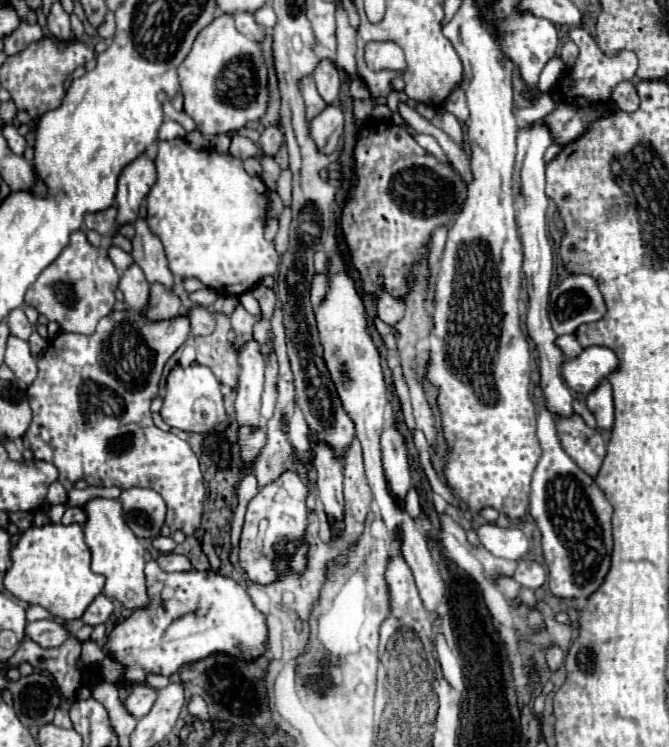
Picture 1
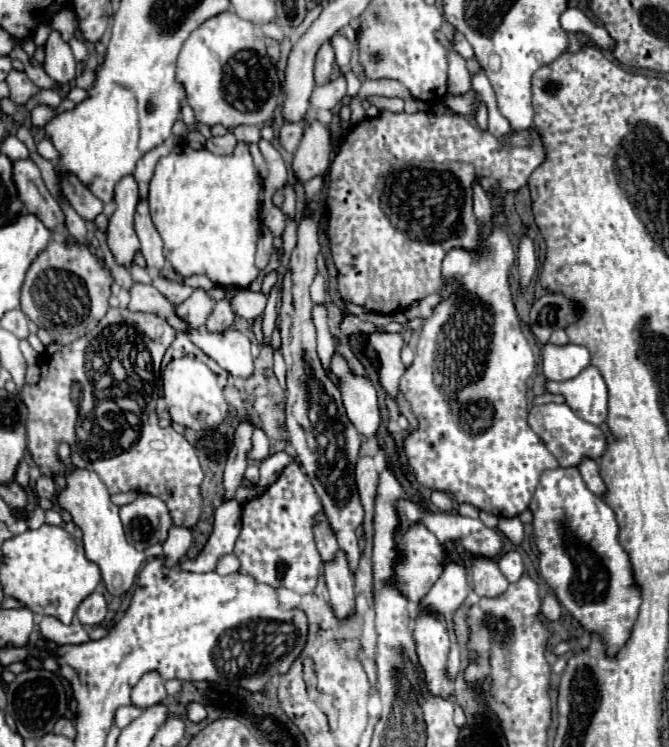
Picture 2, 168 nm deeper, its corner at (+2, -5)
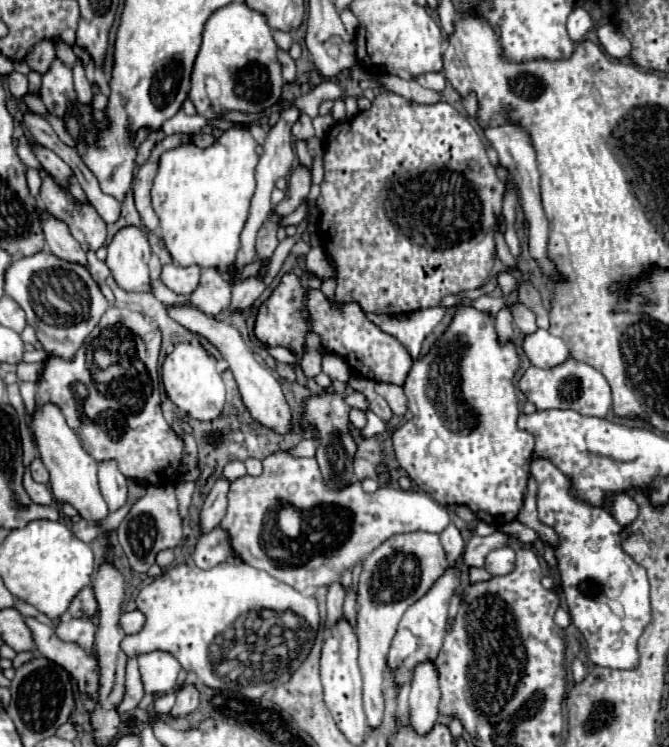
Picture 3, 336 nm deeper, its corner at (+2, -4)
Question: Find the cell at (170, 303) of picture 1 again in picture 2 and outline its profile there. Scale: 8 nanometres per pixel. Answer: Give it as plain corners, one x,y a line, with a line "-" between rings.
155,276
155,278
153,278
153,286
155,286
163,296
167,296
175,306
181,304
183,300
187,300
187,298
191,296
191,292
193,292
193,288
189,288
189,286
185,286
185,284
179,284
179,282
173,282
173,280
167,280
167,278
163,278
163,276

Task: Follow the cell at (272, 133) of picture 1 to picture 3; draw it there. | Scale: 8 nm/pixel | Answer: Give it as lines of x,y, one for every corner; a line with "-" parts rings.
303,113
299,117
299,121
293,125
293,137
299,141
299,139
311,139
313,137
313,125
311,125
311,119

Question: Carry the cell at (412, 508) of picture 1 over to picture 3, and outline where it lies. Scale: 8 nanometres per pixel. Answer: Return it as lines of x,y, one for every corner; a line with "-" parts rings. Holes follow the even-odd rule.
415,531
393,535
377,547
363,563
357,591
357,637
359,637
359,667
363,675
363,707
369,727
377,727
383,717
383,667
389,645
395,637
403,613
421,599
435,579
449,567
439,535
-
383,557
383,563
381,563

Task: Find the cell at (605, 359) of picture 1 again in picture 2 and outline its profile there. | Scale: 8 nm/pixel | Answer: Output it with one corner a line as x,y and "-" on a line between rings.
547,342
543,346
543,374
547,380
569,380
575,378
583,368
589,366
589,350
577,344
557,346

